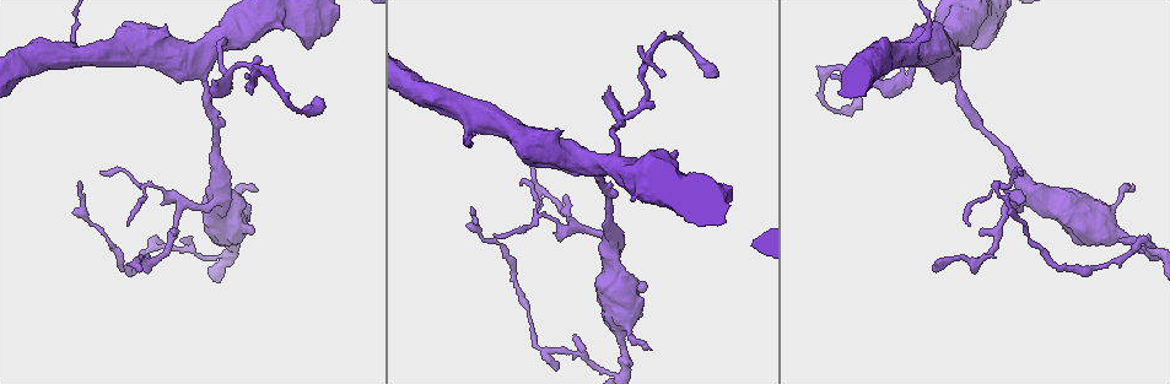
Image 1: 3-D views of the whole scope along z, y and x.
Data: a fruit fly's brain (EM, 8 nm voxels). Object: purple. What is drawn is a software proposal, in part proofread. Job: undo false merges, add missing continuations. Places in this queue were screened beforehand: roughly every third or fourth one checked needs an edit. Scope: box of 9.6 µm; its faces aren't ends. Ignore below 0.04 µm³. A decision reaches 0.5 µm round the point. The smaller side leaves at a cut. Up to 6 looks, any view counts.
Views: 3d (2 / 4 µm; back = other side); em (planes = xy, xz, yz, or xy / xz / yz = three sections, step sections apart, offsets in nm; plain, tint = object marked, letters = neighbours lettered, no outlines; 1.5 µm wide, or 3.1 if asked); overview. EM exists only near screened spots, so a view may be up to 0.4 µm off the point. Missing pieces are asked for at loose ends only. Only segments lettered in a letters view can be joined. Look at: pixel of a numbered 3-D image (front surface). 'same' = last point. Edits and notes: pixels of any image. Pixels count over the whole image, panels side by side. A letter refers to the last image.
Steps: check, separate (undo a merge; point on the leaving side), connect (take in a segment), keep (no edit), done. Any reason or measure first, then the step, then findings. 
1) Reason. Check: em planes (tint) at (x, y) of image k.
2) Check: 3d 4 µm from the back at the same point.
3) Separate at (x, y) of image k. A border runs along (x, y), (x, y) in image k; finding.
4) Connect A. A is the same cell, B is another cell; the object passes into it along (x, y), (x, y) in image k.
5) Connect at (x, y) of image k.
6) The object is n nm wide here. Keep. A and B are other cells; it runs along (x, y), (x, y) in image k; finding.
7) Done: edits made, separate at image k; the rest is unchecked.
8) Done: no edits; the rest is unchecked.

Long arm stops here. Check: 3d 4 µm at (860, 109) of image 1.

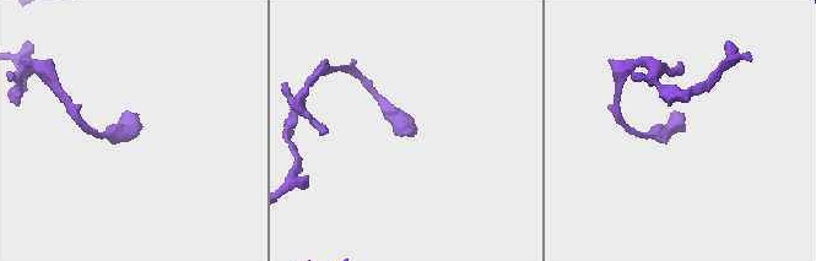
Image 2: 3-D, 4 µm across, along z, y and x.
Need the tissue. Check: em planes (tint) at (685, 130) of image 2.

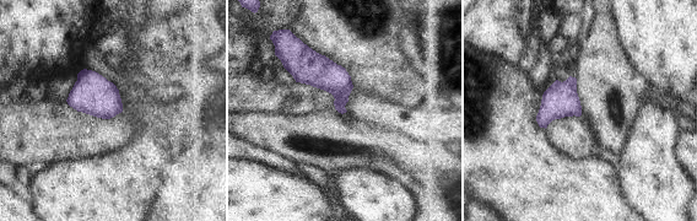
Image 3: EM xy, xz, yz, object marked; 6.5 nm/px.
Check: em planes (letters) at the same point.

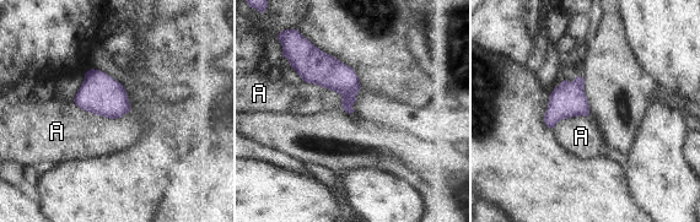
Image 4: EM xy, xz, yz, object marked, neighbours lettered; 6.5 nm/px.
Keep. A is another cell; a border runs along (74, 101), (109, 118), (129, 112) in image 4; none of them fits.

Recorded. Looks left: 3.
Sharp bend. Check: em planes (letters) at (654, 51) of image 1.

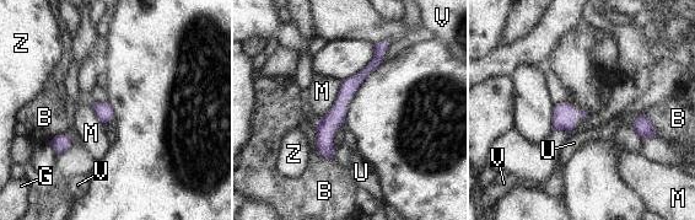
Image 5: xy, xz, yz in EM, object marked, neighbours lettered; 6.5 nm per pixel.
The object is 110 nm wide here. Keep. B, G, M, U, V and Z are other cells; it runs along (383, 46), (344, 94), (323, 153) in image 5; all the same neuron.

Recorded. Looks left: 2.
Three-way junction. Check: em planes (plain) at (595, 169) of image 1.

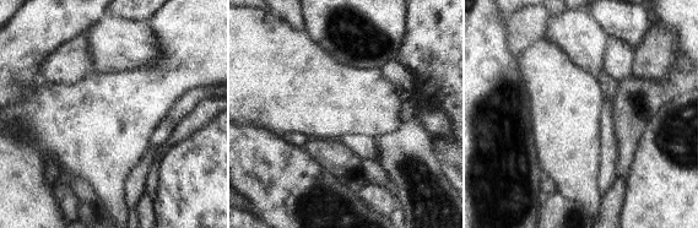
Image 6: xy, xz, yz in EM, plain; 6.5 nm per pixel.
Check: em planes (letters) at the same point.

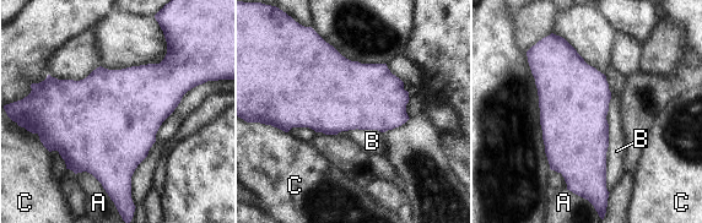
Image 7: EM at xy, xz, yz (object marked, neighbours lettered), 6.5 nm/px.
The longest contact is with B, 650 nm. Keep. A, B and C are other cells; all the same neuron.

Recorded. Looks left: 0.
Done: no edits; the rest is unchecked.

